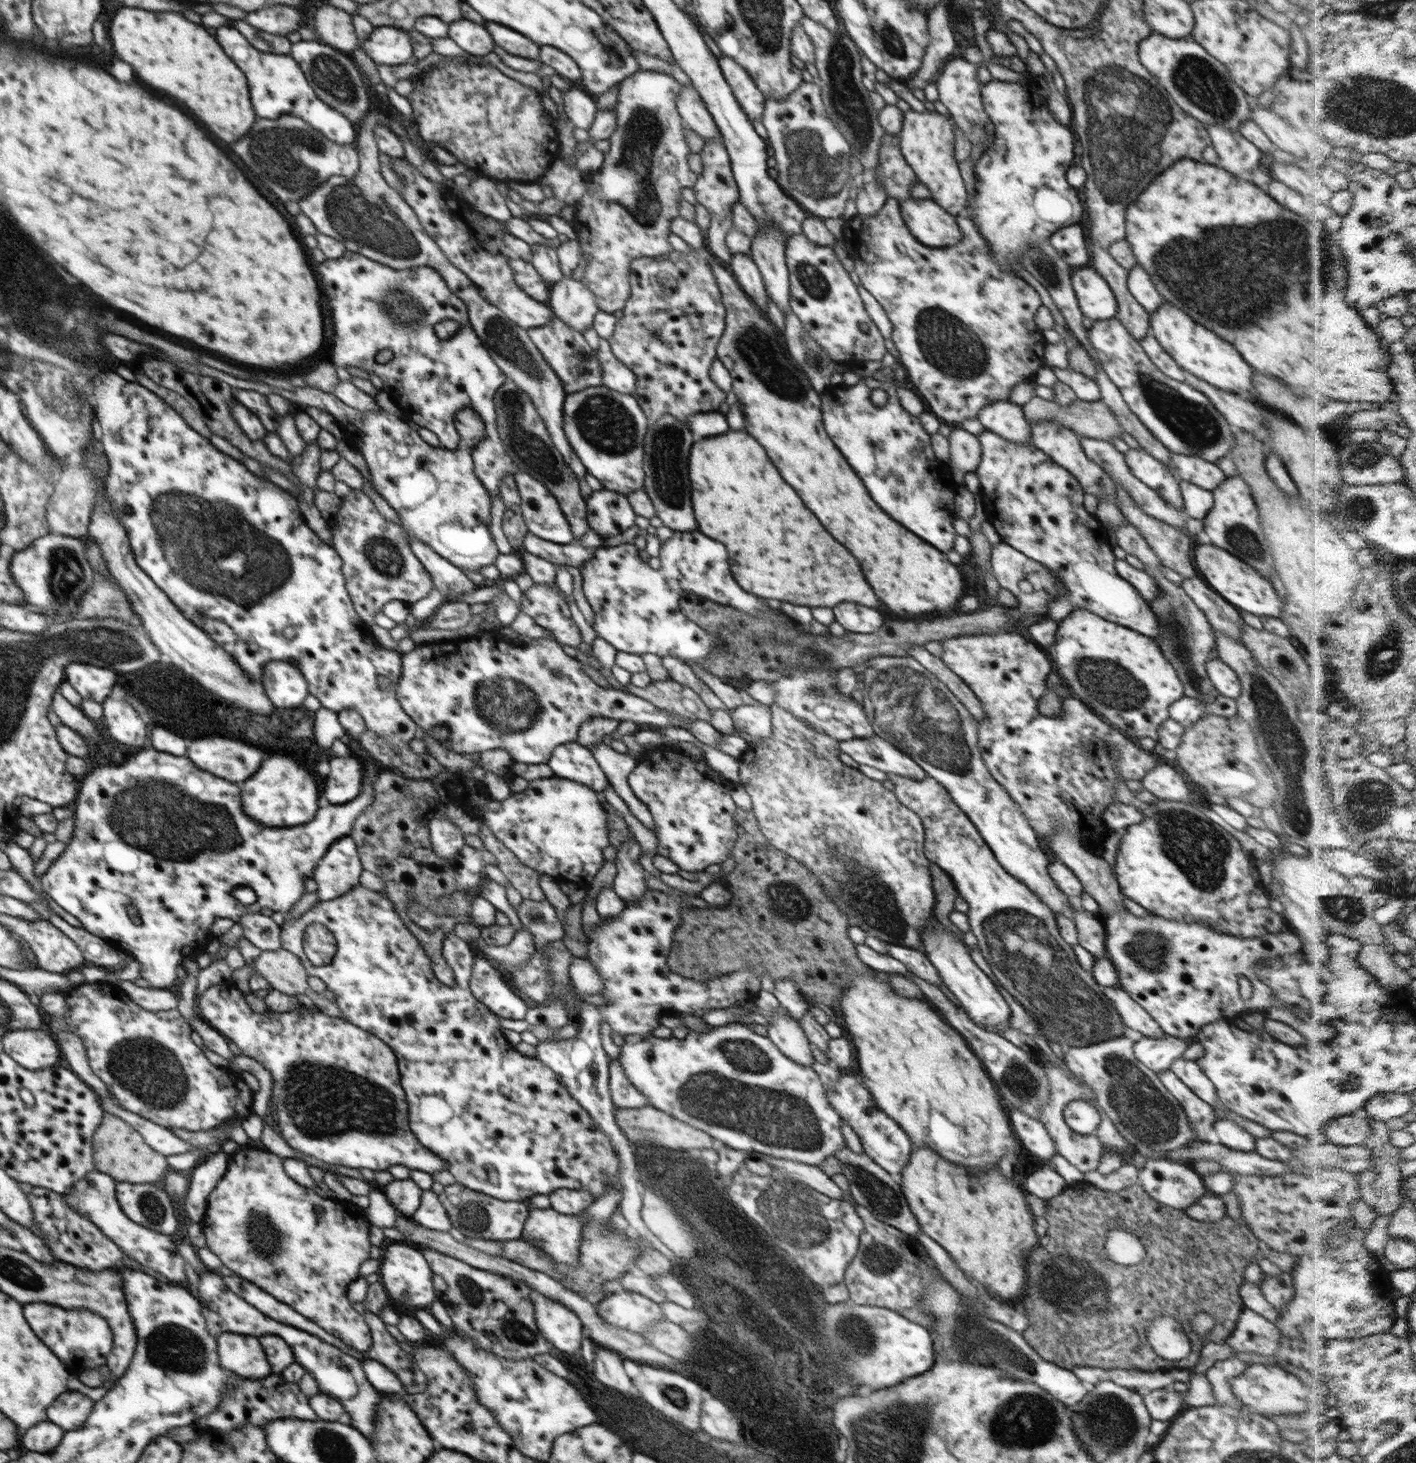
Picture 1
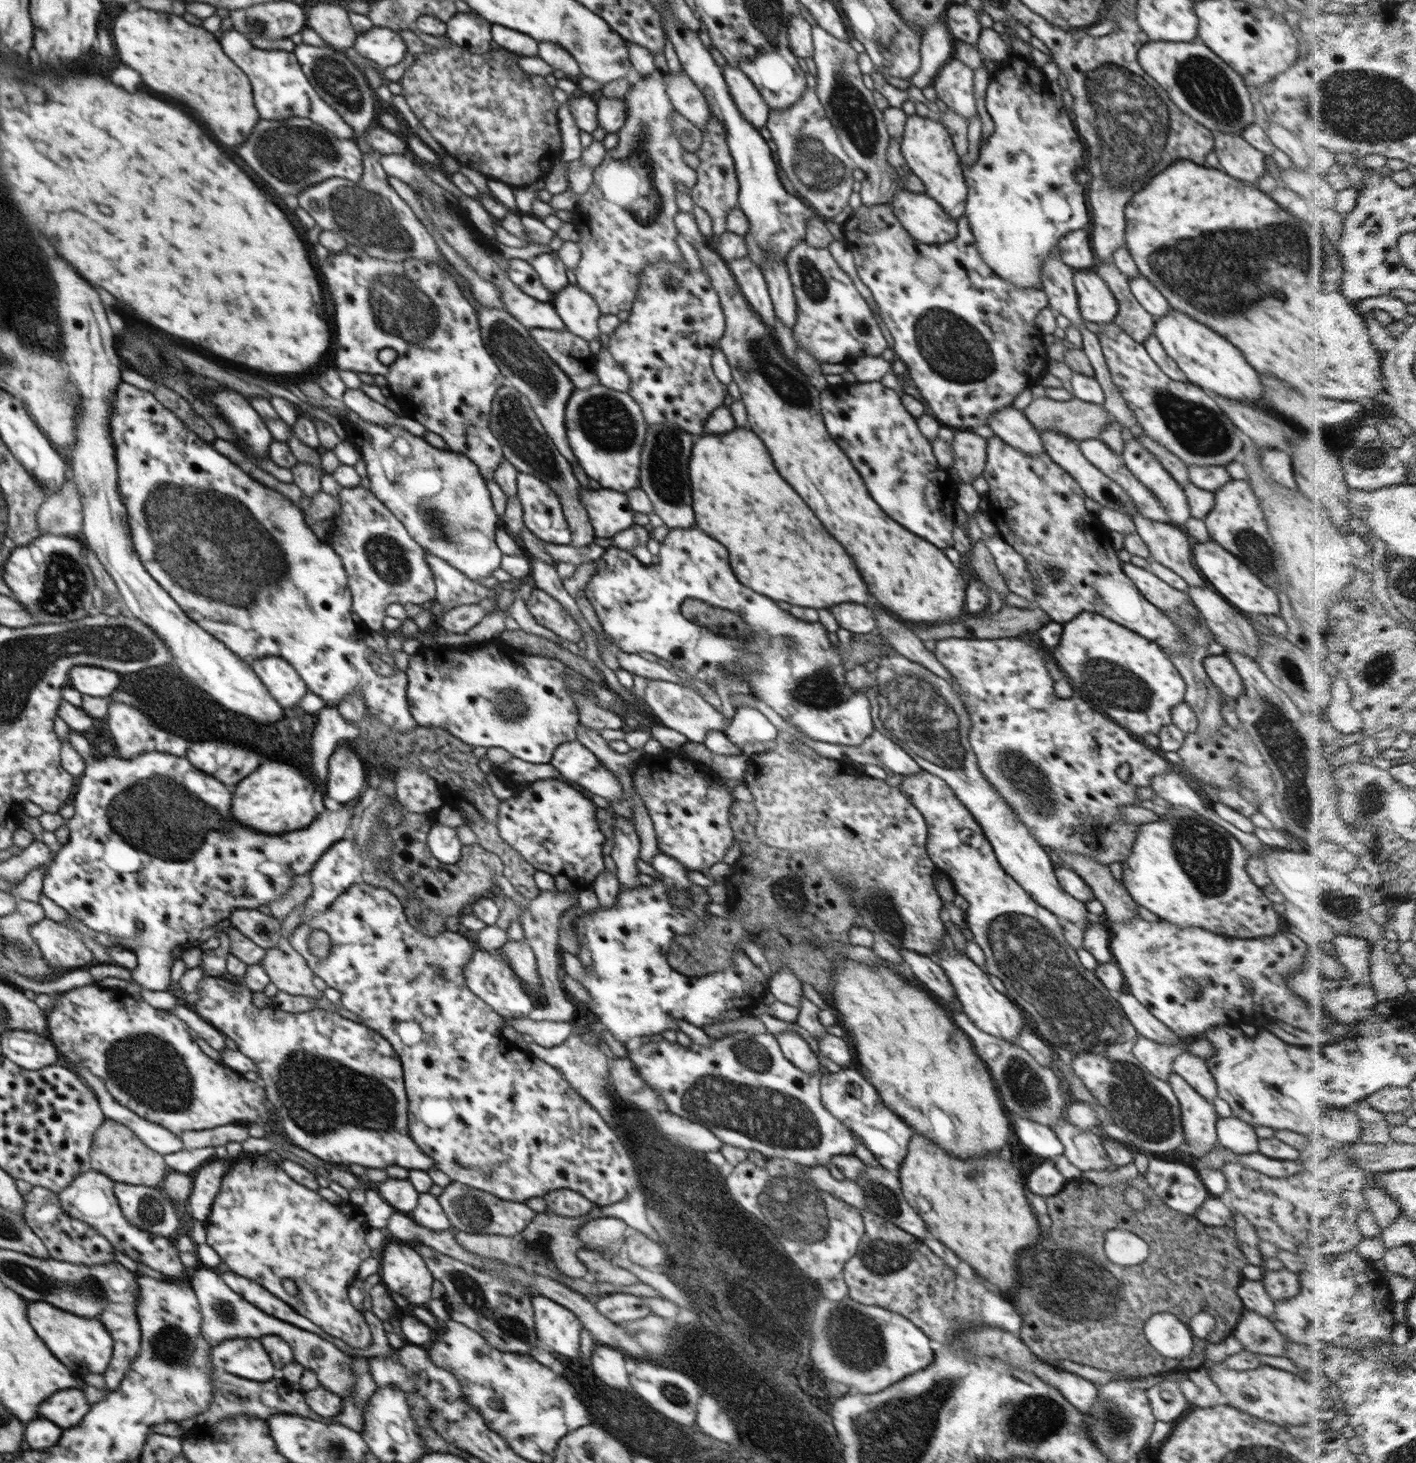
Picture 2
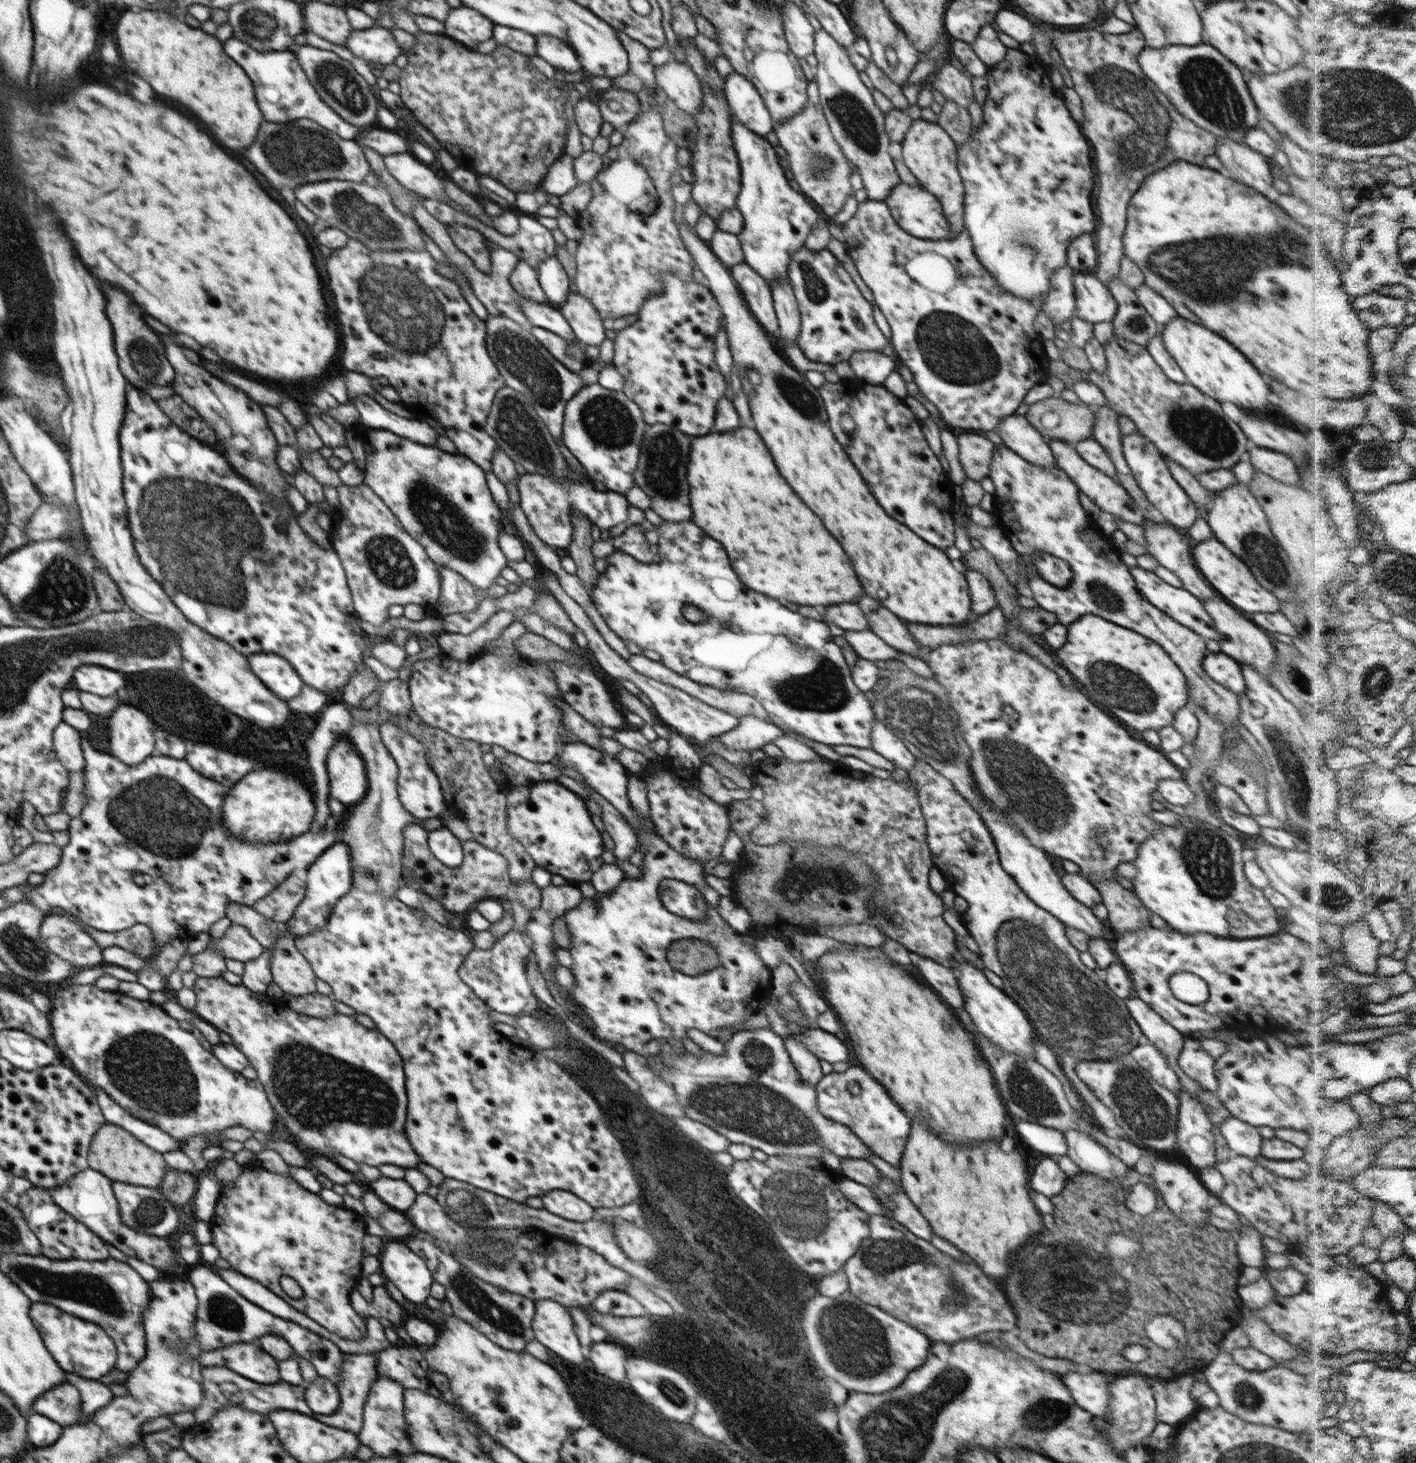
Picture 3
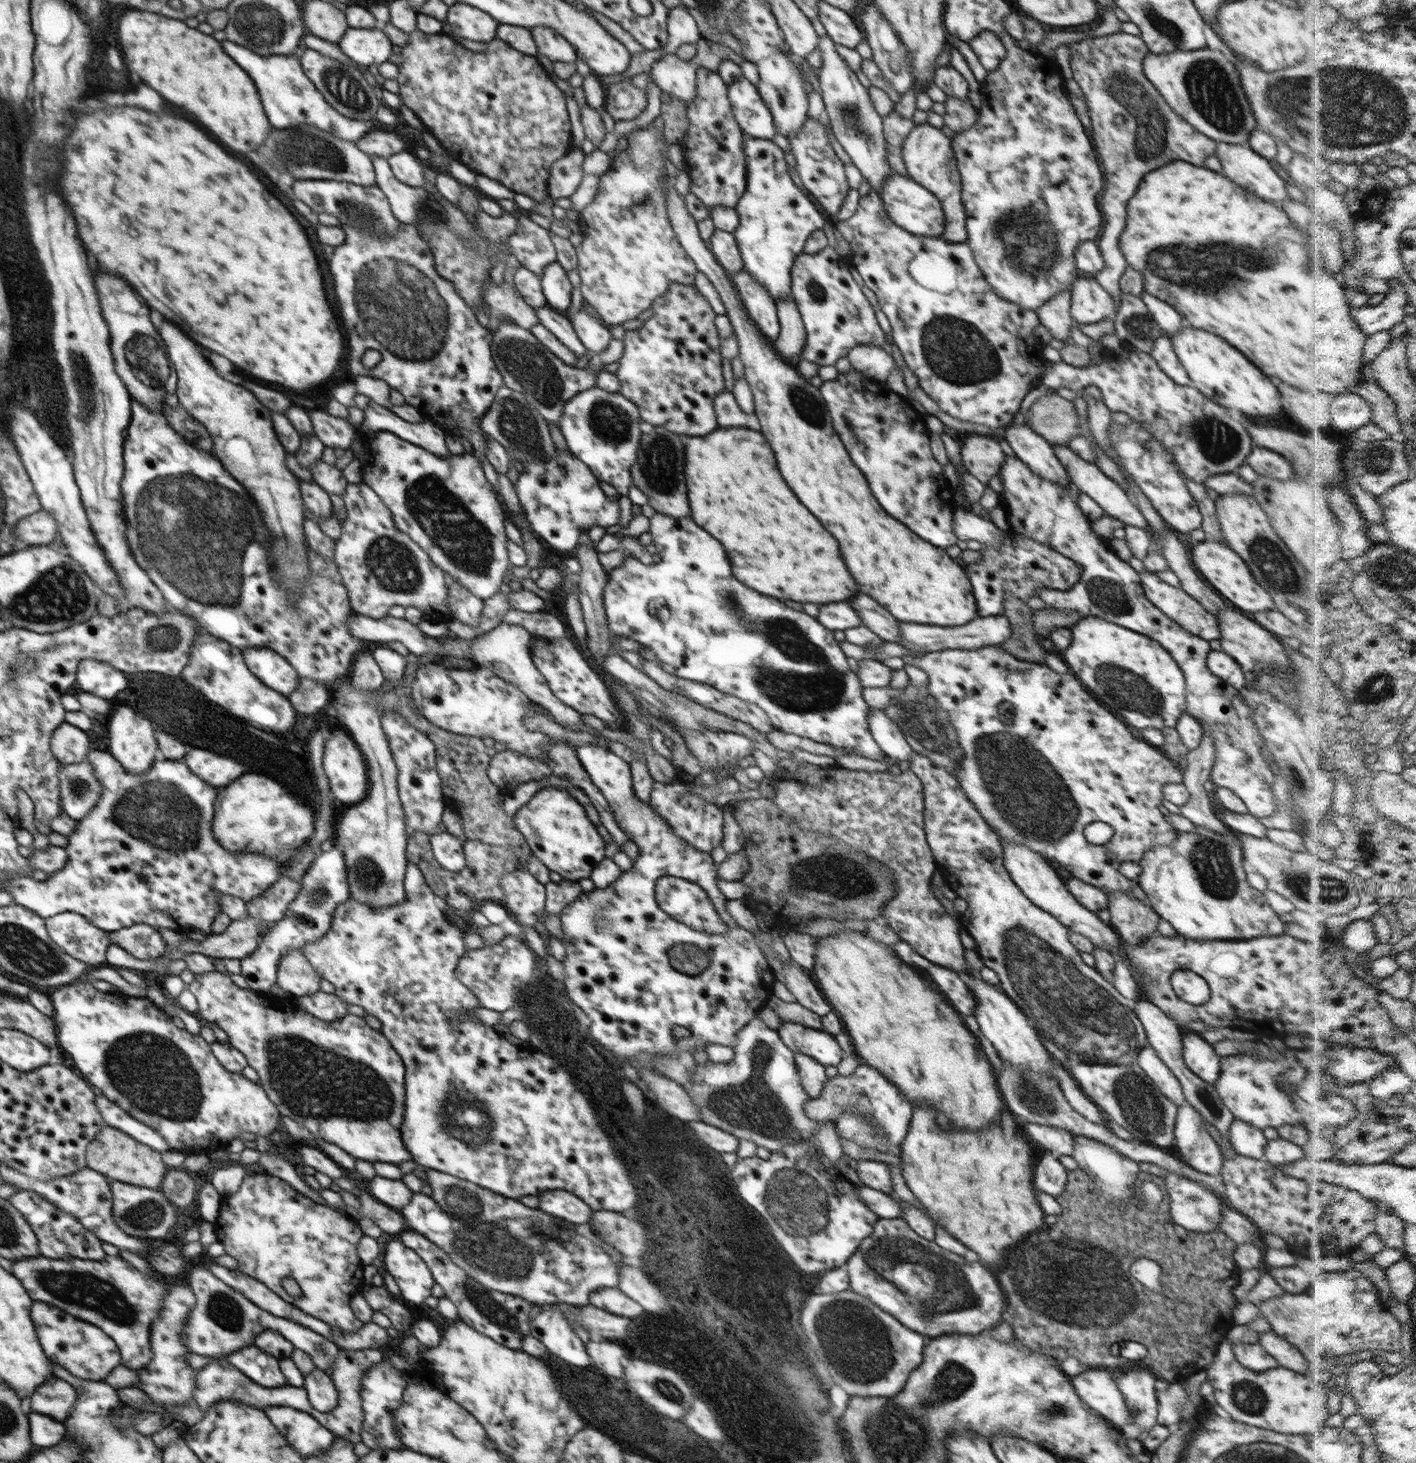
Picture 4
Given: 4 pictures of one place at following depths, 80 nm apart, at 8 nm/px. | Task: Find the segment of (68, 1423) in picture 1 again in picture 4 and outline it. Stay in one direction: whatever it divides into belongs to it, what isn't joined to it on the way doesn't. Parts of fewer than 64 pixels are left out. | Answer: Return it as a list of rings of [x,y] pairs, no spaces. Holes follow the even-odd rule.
[[[57,1376],[49,1382],[42,1383],[40,1388],[30,1395],[27,1403],[30,1410],[65,1422],[76,1402],[76,1389],[69,1381]]]

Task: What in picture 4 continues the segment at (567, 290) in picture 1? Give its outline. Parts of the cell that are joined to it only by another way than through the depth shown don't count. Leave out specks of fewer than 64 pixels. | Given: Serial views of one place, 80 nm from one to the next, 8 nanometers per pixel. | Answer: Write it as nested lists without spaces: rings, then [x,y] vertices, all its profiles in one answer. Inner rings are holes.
[[[583,306],[570,317],[573,329],[582,344],[594,354],[602,354],[610,344],[611,333],[599,320],[588,314]]]

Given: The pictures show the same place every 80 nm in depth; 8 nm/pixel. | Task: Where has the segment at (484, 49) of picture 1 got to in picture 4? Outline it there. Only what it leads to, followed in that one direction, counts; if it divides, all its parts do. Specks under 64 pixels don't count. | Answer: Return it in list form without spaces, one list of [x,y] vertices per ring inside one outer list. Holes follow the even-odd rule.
[[[460,2],[449,6],[446,20],[452,26],[453,36],[482,43],[494,40],[499,25],[486,12]]]

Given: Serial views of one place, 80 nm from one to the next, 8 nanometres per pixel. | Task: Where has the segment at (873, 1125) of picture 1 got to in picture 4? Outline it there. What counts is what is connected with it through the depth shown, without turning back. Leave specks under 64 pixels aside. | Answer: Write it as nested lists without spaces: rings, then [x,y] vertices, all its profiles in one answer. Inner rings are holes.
[[[858,1066],[851,1076],[836,1076],[827,1078],[823,1084],[821,1095],[818,1098],[808,1099],[805,1102],[805,1113],[812,1120],[834,1121],[844,1113],[860,1113],[866,1117],[882,1136],[887,1144],[888,1154],[898,1163],[900,1146],[906,1138],[910,1128],[910,1119],[913,1113],[913,1104],[899,1088],[882,1076],[876,1068]]]

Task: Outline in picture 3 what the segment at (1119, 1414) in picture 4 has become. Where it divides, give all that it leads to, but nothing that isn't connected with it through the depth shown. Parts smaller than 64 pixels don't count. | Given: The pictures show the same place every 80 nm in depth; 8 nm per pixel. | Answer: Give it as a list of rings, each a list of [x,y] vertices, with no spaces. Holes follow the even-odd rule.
[[[1076,1372],[1066,1376],[1063,1374],[1061,1379],[1080,1408],[1087,1410],[1093,1416],[1104,1417],[1109,1414],[1109,1404],[1111,1404],[1109,1384],[1106,1382],[1096,1384],[1090,1376],[1080,1376]]]

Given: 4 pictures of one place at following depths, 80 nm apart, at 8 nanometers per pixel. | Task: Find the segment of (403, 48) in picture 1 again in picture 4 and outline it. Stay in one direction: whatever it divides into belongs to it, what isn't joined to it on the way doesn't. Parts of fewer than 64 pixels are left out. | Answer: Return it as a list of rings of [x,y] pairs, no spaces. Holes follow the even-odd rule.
[[[381,26],[347,28],[345,36],[342,36],[337,46],[348,59],[365,67],[388,62],[390,56],[397,52],[397,47],[392,45]]]

